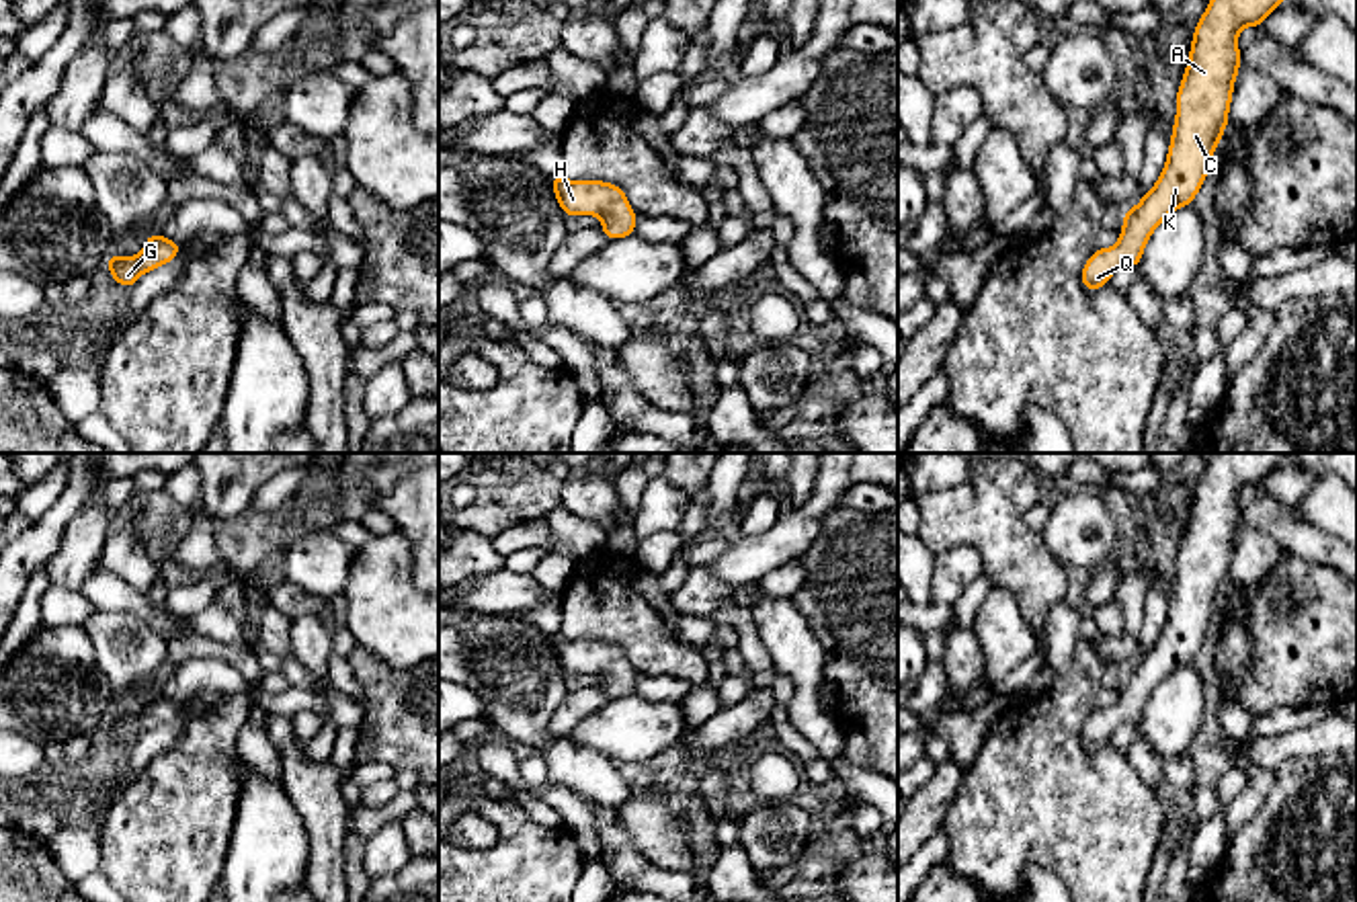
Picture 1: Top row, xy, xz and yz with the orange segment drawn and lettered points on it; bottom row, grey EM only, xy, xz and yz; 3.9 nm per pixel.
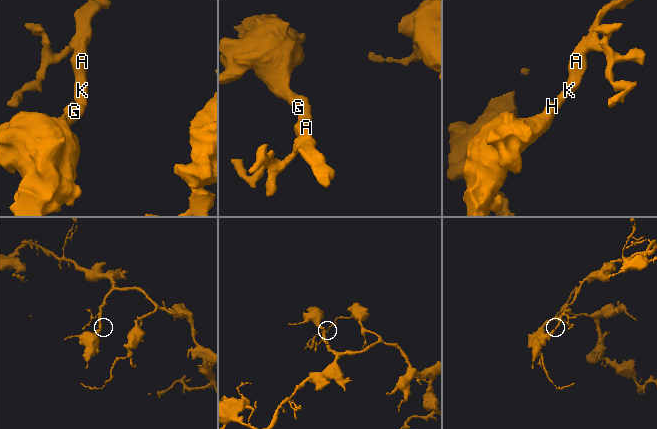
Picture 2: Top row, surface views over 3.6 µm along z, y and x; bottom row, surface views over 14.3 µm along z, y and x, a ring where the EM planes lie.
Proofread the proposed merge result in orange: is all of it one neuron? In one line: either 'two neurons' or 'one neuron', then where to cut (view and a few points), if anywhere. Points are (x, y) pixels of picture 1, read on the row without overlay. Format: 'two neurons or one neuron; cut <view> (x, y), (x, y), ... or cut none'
one neuron; cut none

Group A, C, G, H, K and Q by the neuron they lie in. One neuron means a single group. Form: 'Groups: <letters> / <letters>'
Groups: A C G H K Q

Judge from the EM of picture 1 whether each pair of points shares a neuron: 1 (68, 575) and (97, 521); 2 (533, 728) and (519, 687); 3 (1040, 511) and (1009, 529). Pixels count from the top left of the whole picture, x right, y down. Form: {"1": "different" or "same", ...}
{"1": "same", "2": "same", "3": "different"}

